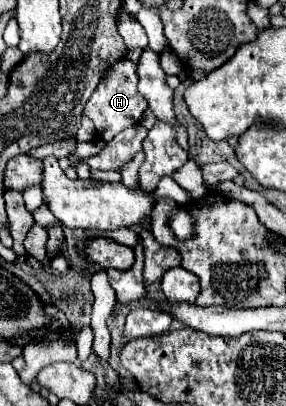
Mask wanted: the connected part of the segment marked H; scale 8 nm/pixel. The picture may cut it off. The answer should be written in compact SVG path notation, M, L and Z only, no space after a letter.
M120 59L116 65L112 65L112 71L110 71L108 79L100 81L100 85L96 87L88 105L84 107L84 113L94 121L96 135L104 143L110 143L114 139L114 135L118 135L126 127L138 125L142 121L142 113L144 113L146 107L148 107L148 101L138 91L136 63L132 63L130 59Z

